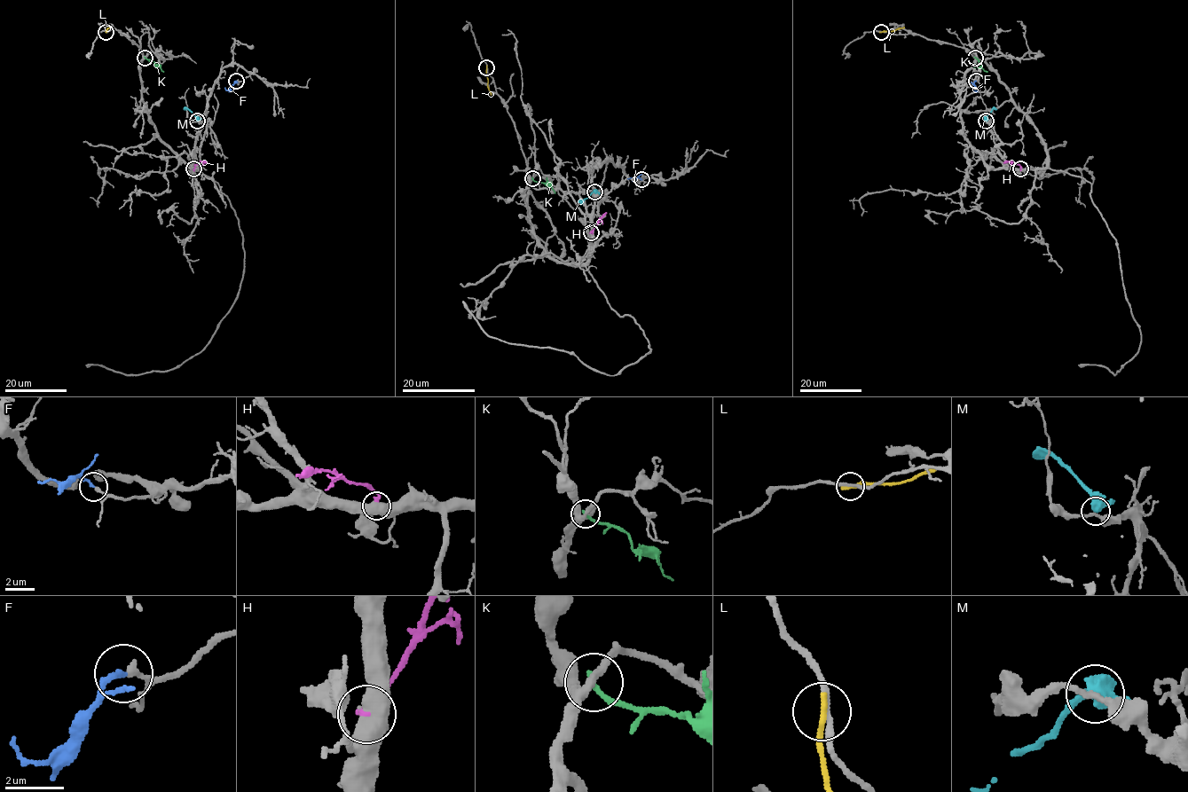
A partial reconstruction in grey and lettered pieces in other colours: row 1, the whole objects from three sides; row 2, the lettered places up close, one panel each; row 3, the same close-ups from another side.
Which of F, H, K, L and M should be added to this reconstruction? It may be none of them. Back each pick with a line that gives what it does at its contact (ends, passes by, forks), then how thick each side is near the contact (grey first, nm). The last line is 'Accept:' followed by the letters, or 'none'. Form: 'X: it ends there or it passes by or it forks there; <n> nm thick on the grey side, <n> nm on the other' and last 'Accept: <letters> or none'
F: it ends there; 170 nm thick on the grey side, 190 nm on the other
Accept: F

